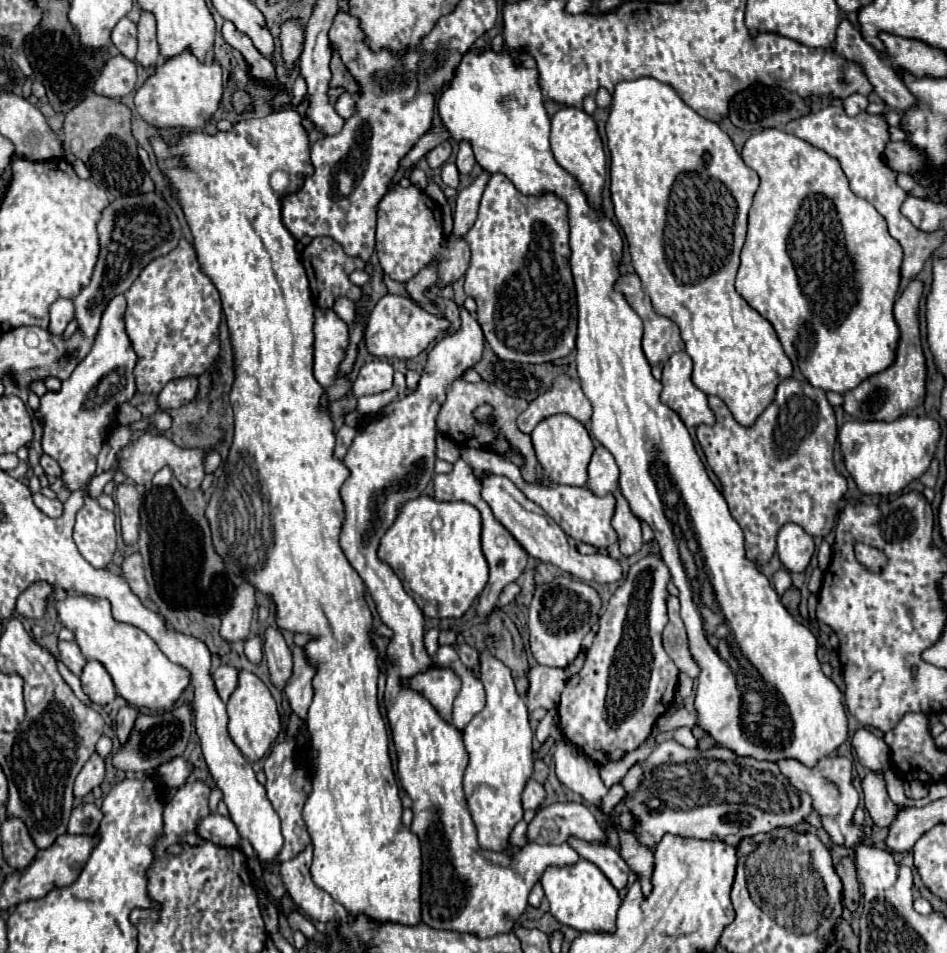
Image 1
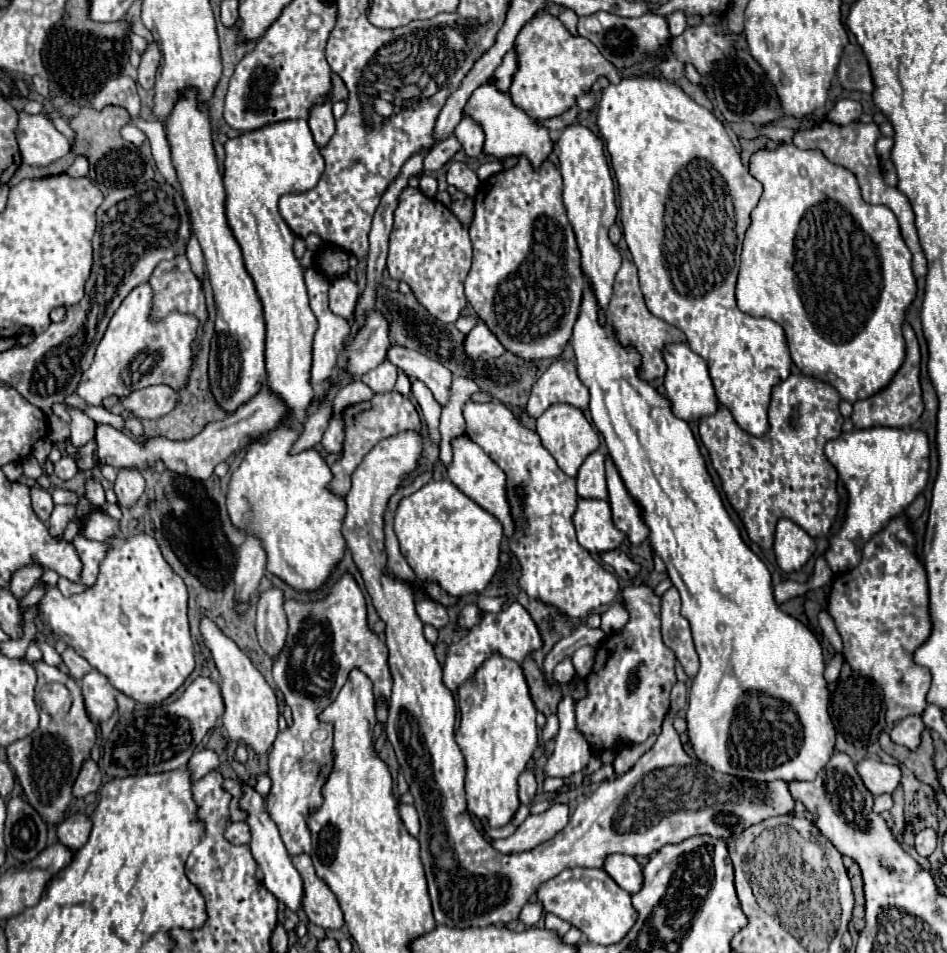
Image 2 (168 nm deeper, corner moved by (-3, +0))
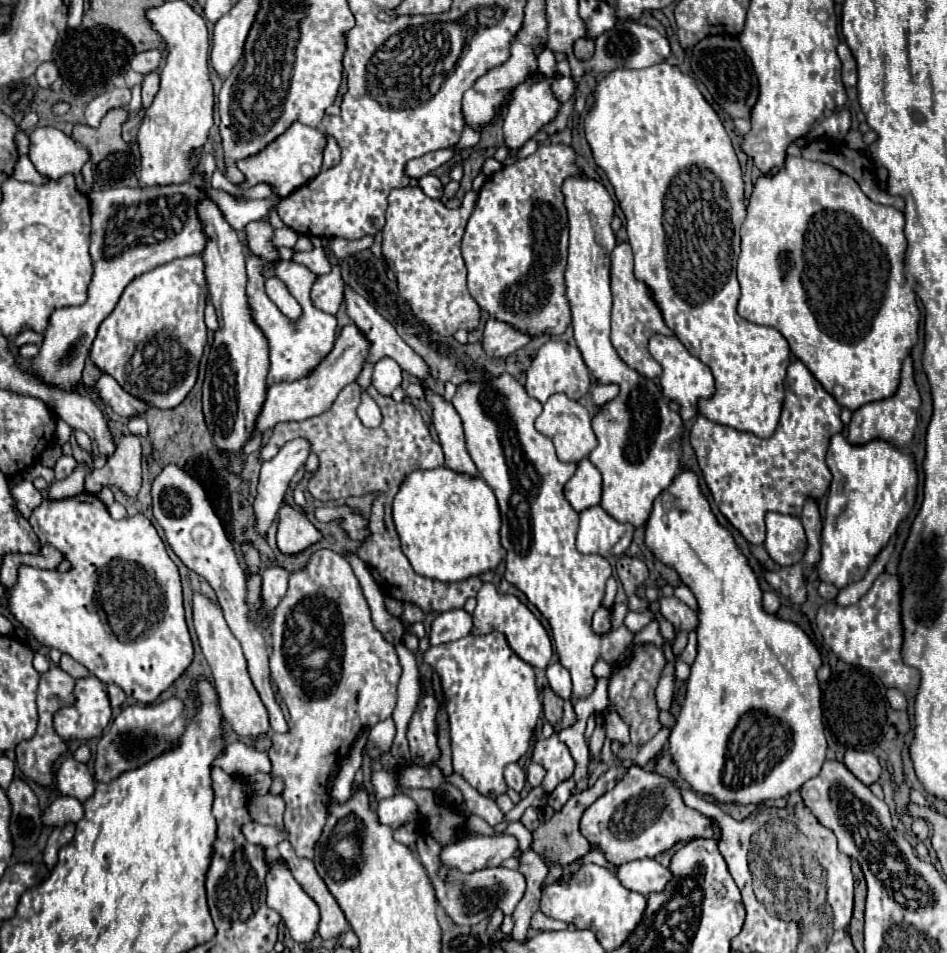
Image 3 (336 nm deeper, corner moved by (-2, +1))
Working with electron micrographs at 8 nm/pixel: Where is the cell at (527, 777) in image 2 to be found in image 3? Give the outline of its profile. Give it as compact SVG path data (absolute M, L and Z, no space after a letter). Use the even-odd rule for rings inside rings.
M511 762L511 764L505 766L503 778L505 778L505 784L507 784L509 788L513 788L515 792L521 792L523 786L525 786L525 772L523 772L523 768L521 768L519 764L515 764L515 762Z

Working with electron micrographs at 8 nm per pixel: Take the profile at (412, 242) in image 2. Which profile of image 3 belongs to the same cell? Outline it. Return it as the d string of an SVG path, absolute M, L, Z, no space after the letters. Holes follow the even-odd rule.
M419 186L393 188L389 194L383 258L395 272L399 294L407 300L415 318L439 336L453 336L461 328L473 332L481 320L481 308L467 292L467 270L461 258L461 238L475 202L475 190L465 194L457 210L449 210L441 200L425 196Z

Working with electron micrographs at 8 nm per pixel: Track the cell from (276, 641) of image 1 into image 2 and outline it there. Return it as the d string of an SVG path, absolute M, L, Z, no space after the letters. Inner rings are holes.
M270 589L260 595L258 601L258 617L256 617L256 633L258 643L264 649L266 655L276 659L280 655L280 649L284 649L288 623L282 609L284 597L282 591Z

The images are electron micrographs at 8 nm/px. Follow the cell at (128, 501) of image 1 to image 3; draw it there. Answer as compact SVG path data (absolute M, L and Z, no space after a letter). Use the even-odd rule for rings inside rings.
M125 434L115 442L115 452L103 468L95 468L85 476L85 490L99 494L103 486L117 486L125 494L135 496L141 488L141 442L135 434Z

